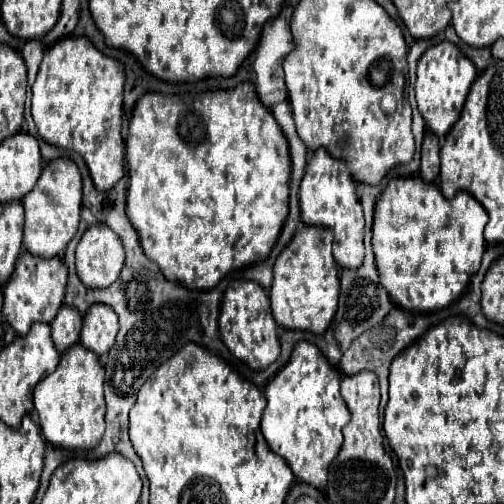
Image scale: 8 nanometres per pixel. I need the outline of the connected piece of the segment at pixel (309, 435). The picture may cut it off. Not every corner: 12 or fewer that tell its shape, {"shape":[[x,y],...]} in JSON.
{"shape":[[299,342],[265,388],[261,432],[325,488],[351,420],[341,374]]}

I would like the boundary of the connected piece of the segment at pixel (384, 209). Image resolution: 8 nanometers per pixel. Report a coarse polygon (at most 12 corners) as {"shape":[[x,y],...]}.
{"shape":[[393,178],[371,244],[397,306],[455,302],[481,266],[485,208]]}

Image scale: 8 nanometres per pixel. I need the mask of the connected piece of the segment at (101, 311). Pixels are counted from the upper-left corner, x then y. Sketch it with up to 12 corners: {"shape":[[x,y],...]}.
{"shape":[[93,304],[83,316],[81,344],[97,356],[113,346],[117,314]]}

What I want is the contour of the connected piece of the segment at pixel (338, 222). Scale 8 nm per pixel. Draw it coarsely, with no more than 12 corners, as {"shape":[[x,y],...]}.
{"shape":[[315,150],[299,188],[305,224],[333,230],[339,266],[363,262],[363,210],[341,158]]}

